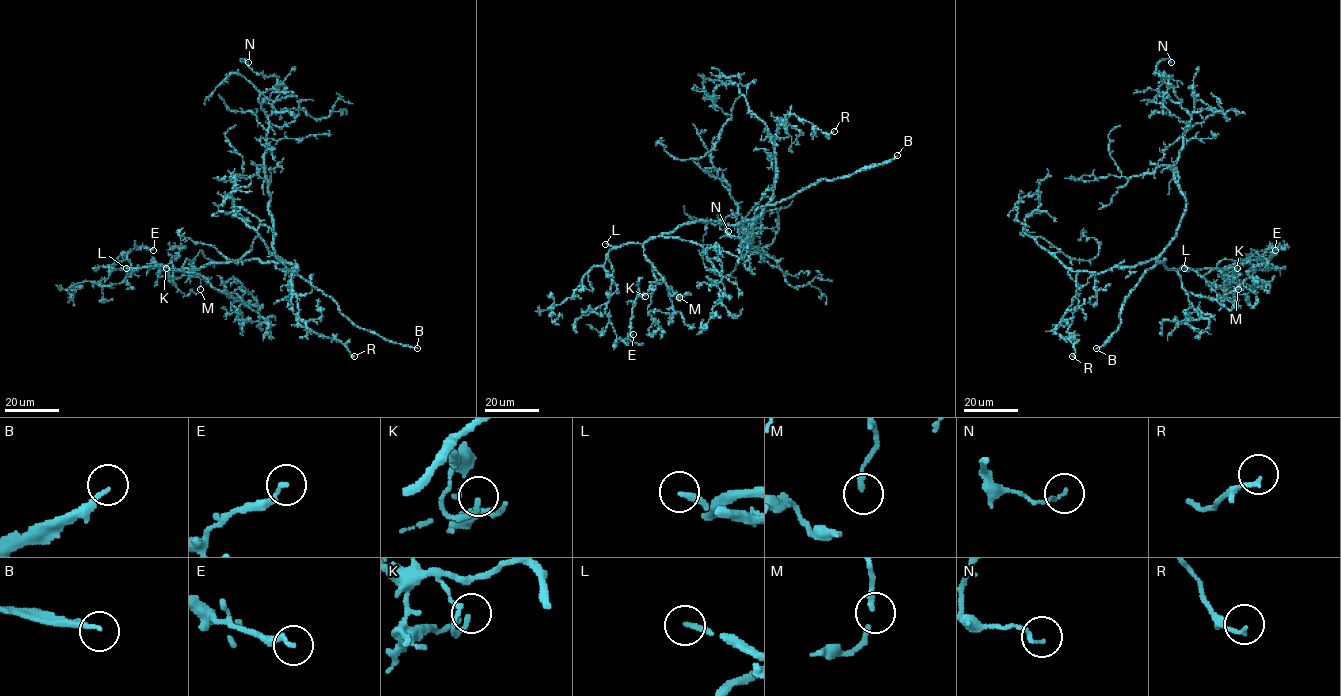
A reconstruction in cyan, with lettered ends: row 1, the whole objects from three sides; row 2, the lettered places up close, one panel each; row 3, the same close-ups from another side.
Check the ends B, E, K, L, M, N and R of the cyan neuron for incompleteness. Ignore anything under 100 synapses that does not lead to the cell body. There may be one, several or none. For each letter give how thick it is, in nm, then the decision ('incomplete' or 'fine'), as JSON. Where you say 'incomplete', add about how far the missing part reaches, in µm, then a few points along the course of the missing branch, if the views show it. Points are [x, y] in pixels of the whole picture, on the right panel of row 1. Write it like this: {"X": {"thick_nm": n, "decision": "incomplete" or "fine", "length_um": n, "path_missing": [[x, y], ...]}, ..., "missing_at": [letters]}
{"B": {"thick_nm": 160, "decision": "incomplete", "length_um": 25, "path_missing": [[1096, 348], [1076, 349], [1074, 347], [1080, 340], [1076, 340]]}, "E": {"thick_nm": 200, "decision": "fine"}, "K": {"thick_nm": 170, "decision": "fine"}, "L": {"thick_nm": 170, "decision": "incomplete", "length_um": 70, "path_missing": [[1184, 268], [1175, 268], [1171, 272], [1185, 312], [1202, 315], [1213, 308], [1240, 316], [1249, 311], [1256, 320]]}, "M": {"thick_nm": 180, "decision": "fine"}, "N": {"thick_nm": 130, "decision": "fine"}, "R": {"thick_nm": 130, "decision": "fine"}, "missing_at": ["B", "L"]}

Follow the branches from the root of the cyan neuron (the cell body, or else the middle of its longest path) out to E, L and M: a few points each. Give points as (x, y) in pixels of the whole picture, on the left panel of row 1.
E: (281, 259), (214, 262), (197, 269), (154, 265), (128, 270), (132, 268), (126, 255), (134, 247), (153, 250)
L: (281, 259), (271, 262), (258, 259), (214, 262), (197, 269), (170, 269), (163, 265), (134, 270), (126, 268)
M: (281, 259), (214, 262), (197, 269), (164, 266), (169, 276), (174, 269), (198, 276), (200, 289)

